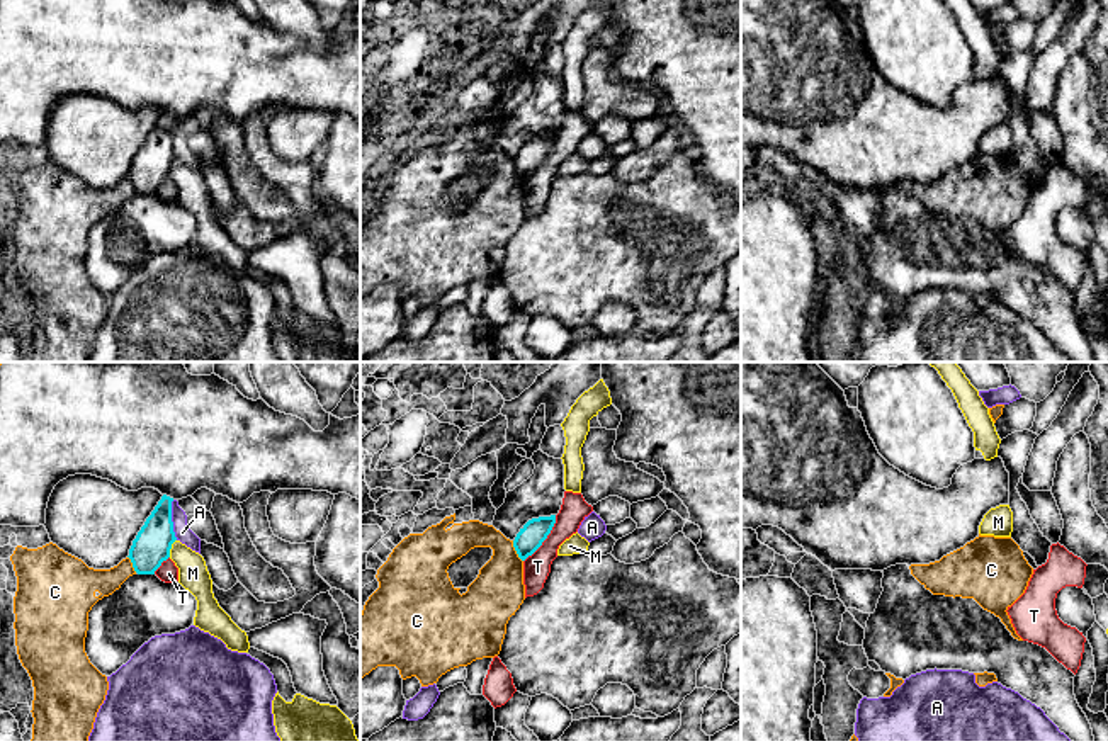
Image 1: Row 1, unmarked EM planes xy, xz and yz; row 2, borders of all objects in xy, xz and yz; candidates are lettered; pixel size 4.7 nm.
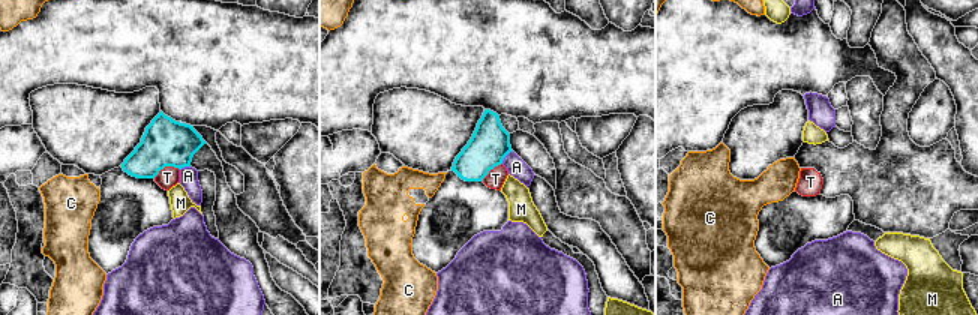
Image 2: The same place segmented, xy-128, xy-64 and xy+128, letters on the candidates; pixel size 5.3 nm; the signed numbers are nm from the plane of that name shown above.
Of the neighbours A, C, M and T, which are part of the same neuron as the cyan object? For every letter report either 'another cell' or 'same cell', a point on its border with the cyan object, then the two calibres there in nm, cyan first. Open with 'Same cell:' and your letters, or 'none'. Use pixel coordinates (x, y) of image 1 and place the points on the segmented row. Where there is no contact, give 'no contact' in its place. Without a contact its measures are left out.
Same cell: none
A: another cell; meets cyan in xy at (170, 520); 180 nm thick on the cyan side, 80 nm on the other
C: another cell; meets cyan in xz at (517, 551); 120 nm thick on the cyan side, 240 nm on the other
M: another cell; meets cyan in xy at (170, 548); 180 nm thick on the cyan side, 140 nm on the other
T: another cell; meets cyan in xz at (546, 537); 120 nm thick on the cyan side, 130 nm on the other

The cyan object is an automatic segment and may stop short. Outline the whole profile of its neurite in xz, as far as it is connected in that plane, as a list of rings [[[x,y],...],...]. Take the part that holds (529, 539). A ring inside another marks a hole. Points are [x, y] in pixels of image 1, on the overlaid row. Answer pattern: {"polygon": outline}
{"polygon": [[[556,515],[529,520],[513,540],[513,547],[522,561],[532,556],[551,534]]]}

